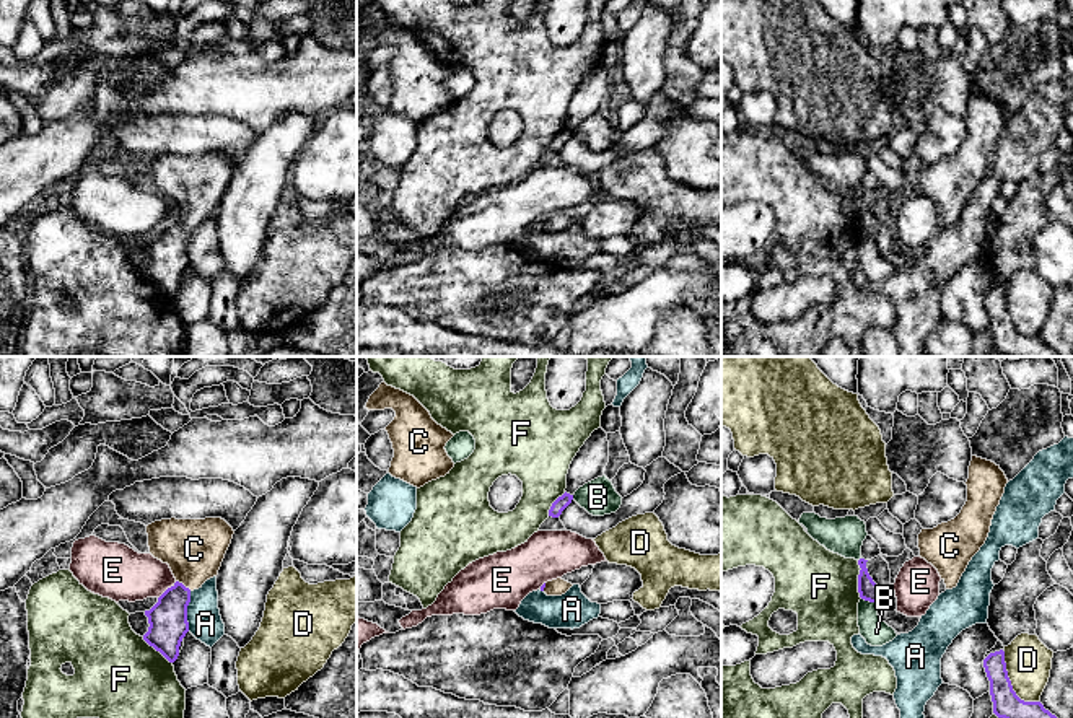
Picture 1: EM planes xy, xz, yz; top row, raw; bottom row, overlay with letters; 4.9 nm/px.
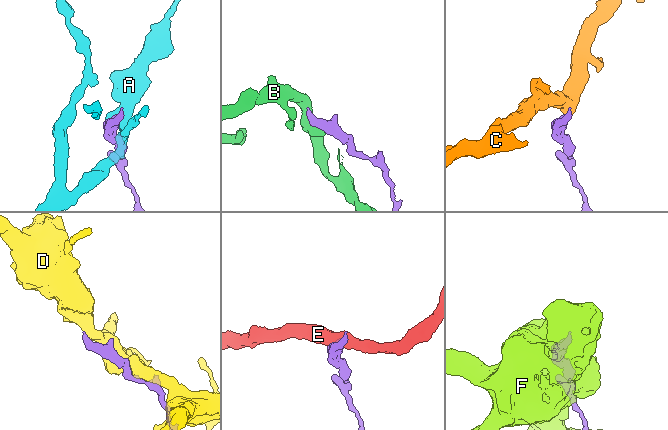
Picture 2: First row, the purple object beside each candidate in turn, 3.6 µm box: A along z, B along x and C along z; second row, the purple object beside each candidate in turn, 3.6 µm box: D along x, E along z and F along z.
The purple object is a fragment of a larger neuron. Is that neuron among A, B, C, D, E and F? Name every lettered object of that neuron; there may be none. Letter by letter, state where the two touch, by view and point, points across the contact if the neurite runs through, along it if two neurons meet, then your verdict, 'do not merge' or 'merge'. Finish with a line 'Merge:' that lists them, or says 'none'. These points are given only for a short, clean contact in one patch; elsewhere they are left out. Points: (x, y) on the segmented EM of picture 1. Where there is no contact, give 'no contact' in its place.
A: meets purple in xy at (186, 611); border along xy (191, 591), (188, 630); do not merge
B: meets purple in yz at (868, 599); do not merge
C: meets purple in xy at (183, 585); runs through xy (168, 622), (171, 604), (183, 585), (191, 573), (194, 549); merge
D: meets purple in yz at (1010, 684); border along yz (1003, 652), (1011, 689), (1021, 699), (1037, 702); do not merge
E: meets purple in xy at (166, 590); border along xy (176, 582), (158, 598); do not merge
F: meets purple in yz at (858, 580); do not merge
Merge: C

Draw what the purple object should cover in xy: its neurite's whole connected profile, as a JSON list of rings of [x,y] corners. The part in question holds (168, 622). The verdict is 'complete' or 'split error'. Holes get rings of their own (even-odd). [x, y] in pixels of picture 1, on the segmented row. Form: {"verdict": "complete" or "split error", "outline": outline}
{"verdict": "split error", "outline": [[[171,518],[148,524],[147,534],[150,554],[169,565],[176,583],[145,611],[150,627],[143,640],[174,663],[189,632],[191,593],[218,575],[234,531],[221,518]]]}

